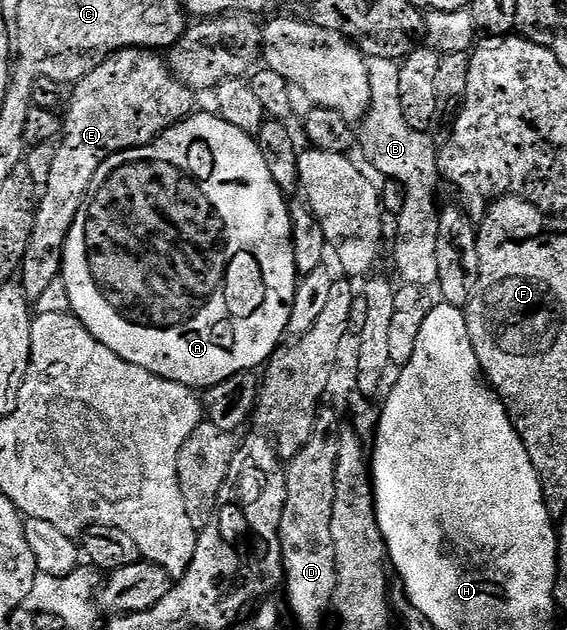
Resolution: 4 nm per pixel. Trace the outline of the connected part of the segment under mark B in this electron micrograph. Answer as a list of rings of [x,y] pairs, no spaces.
[[[372,58],[367,64],[369,69],[369,85],[371,86],[371,106],[367,108],[366,115],[362,116],[363,123],[363,155],[380,171],[383,175],[388,175],[391,179],[396,179],[397,182],[403,183],[403,208],[399,211],[399,232],[395,235],[395,267],[399,270],[400,280],[409,285],[421,285],[422,287],[431,289],[439,282],[439,266],[437,265],[437,237],[439,236],[439,213],[441,210],[440,204],[435,204],[435,190],[441,184],[441,176],[439,174],[439,156],[437,154],[437,143],[434,143],[429,136],[423,131],[414,131],[412,120],[408,119],[407,114],[403,111],[401,105],[401,77],[399,76],[399,63],[391,59],[374,59]]]

